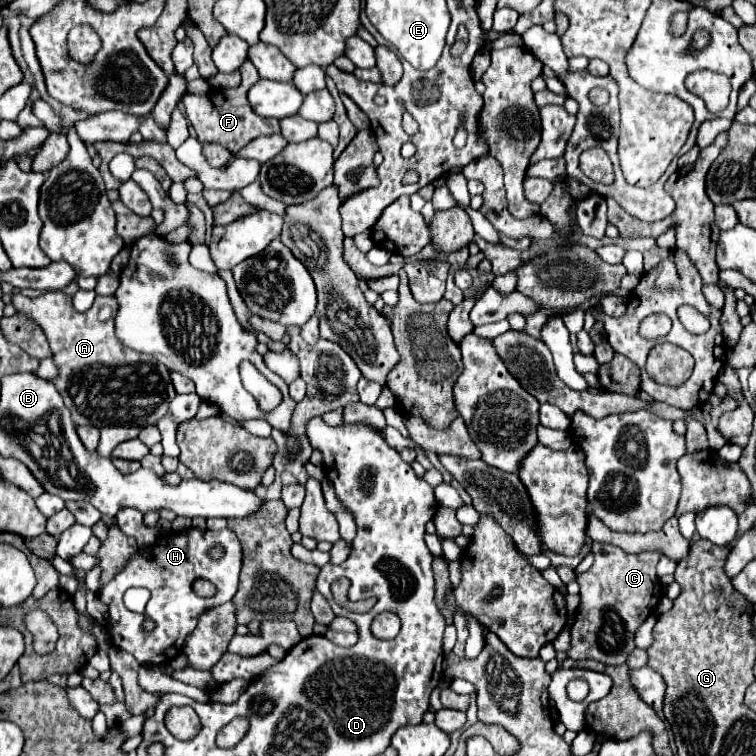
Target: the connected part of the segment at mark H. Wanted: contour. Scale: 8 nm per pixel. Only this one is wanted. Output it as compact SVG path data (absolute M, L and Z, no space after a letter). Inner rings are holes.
M191 527L181 533L163 533L163 539L157 539L153 545L145 547L145 551L137 551L135 557L129 557L123 571L115 579L111 579L99 595L99 599L109 607L107 633L111 637L111 643L131 653L141 665L169 663L183 649L187 635L191 635L193 629L197 627L199 613L231 601L239 585L239 569L241 569L241 545L235 533L229 529L209 531ZM215 543L221 543L225 547L227 557L221 557L219 561L207 557L207 549L213 547ZM197 579L211 579L213 585L217 587L215 597L205 599L195 595L191 585ZM129 587L145 587L151 591L151 599L145 607L145 613L133 613L123 605L123 593ZM143 617L149 617L157 623L153 633L143 633L141 629Z

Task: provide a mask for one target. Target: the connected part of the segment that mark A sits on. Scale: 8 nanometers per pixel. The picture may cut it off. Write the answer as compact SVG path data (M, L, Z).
M47 291L39 297L13 295L17 313L31 317L45 331L53 361L61 371L53 385L59 389L75 425L91 427L149 427L157 425L169 413L169 403L175 399L175 389L169 371L163 363L149 355L125 349L113 331L117 311L115 297L95 297L87 313L77 313L71 307L71 297L63 291Z

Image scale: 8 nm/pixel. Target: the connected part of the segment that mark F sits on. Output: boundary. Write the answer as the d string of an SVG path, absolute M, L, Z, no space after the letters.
M246 60L239 69L241 73L241 85L235 89L215 89L215 100L209 95L185 95L183 97L183 105L185 105L185 115L191 121L191 125L197 129L197 139L201 143L219 143L225 149L229 149L231 153L237 153L241 147L245 147L249 141L253 141L259 135L275 135L279 133L279 121L277 119L265 119L259 117L249 101L247 101L247 91L251 89L251 85L255 85L259 81L259 73L255 69L255 65L250 60Z

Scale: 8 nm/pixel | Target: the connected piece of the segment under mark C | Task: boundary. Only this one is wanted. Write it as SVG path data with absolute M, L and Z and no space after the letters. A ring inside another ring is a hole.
M593 543L595 563L589 571L577 575L581 587L581 605L571 627L573 647L567 651L571 659L595 659L605 665L621 665L635 649L633 635L637 627L657 609L663 597L661 581L655 573L661 553L643 551L629 555L609 543Z

